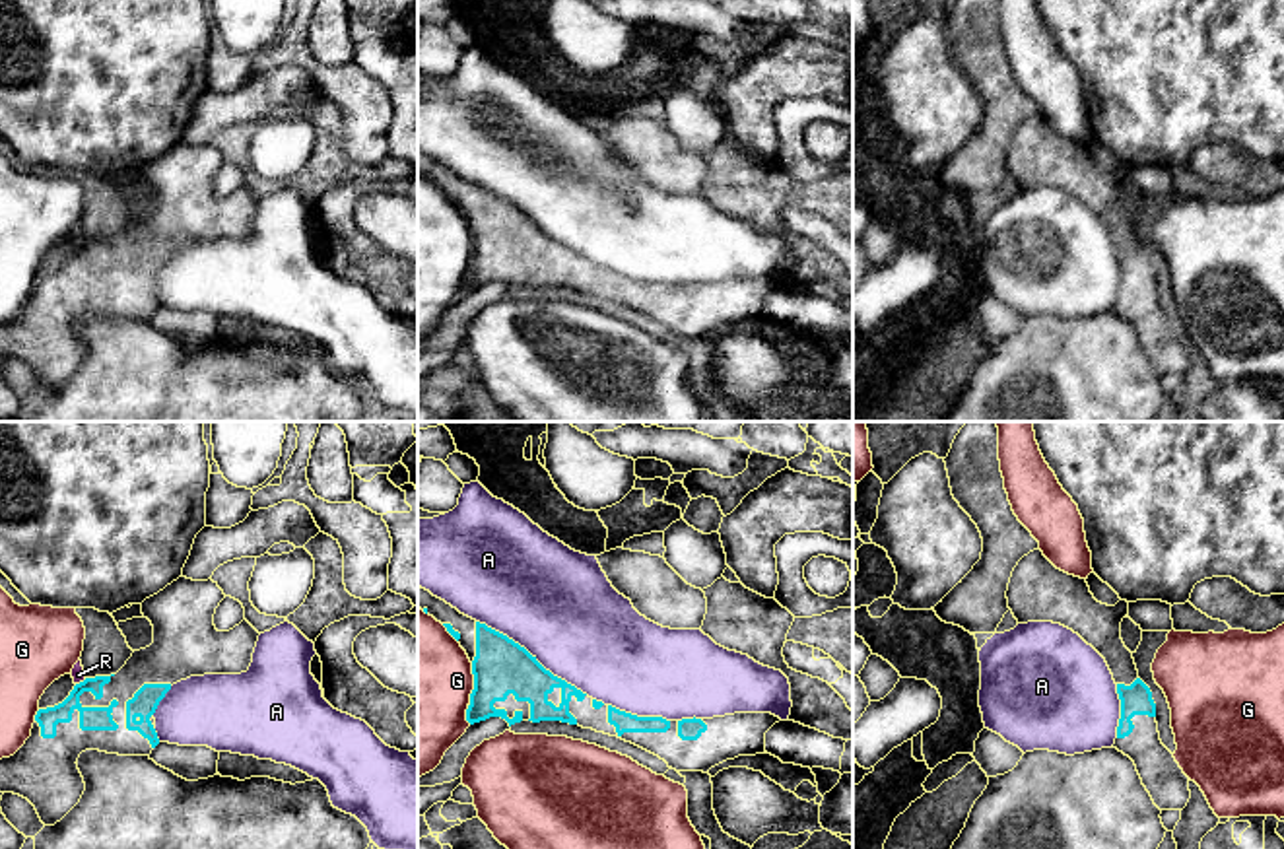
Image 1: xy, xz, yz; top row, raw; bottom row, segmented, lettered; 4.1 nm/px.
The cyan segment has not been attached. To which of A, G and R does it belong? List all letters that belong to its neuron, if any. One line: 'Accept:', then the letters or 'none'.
Accept: none

